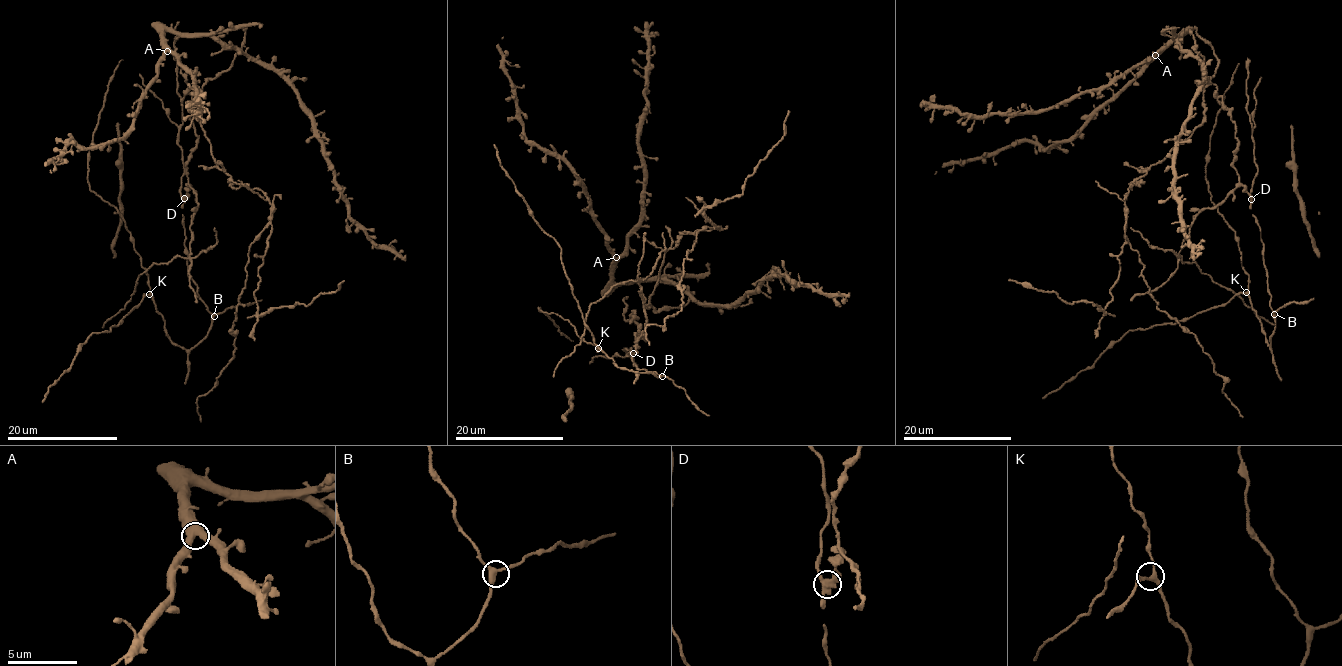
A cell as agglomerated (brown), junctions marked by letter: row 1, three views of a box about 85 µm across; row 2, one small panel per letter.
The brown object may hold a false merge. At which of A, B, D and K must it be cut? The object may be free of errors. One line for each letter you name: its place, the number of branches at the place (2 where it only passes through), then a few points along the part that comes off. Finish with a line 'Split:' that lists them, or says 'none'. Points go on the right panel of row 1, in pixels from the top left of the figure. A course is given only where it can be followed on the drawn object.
D: (1251, 199) | 3
Split: D

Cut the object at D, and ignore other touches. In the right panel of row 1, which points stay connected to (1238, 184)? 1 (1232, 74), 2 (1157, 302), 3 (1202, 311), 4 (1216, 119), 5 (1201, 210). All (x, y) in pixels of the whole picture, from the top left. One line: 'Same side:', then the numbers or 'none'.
Same side: 2, 5

